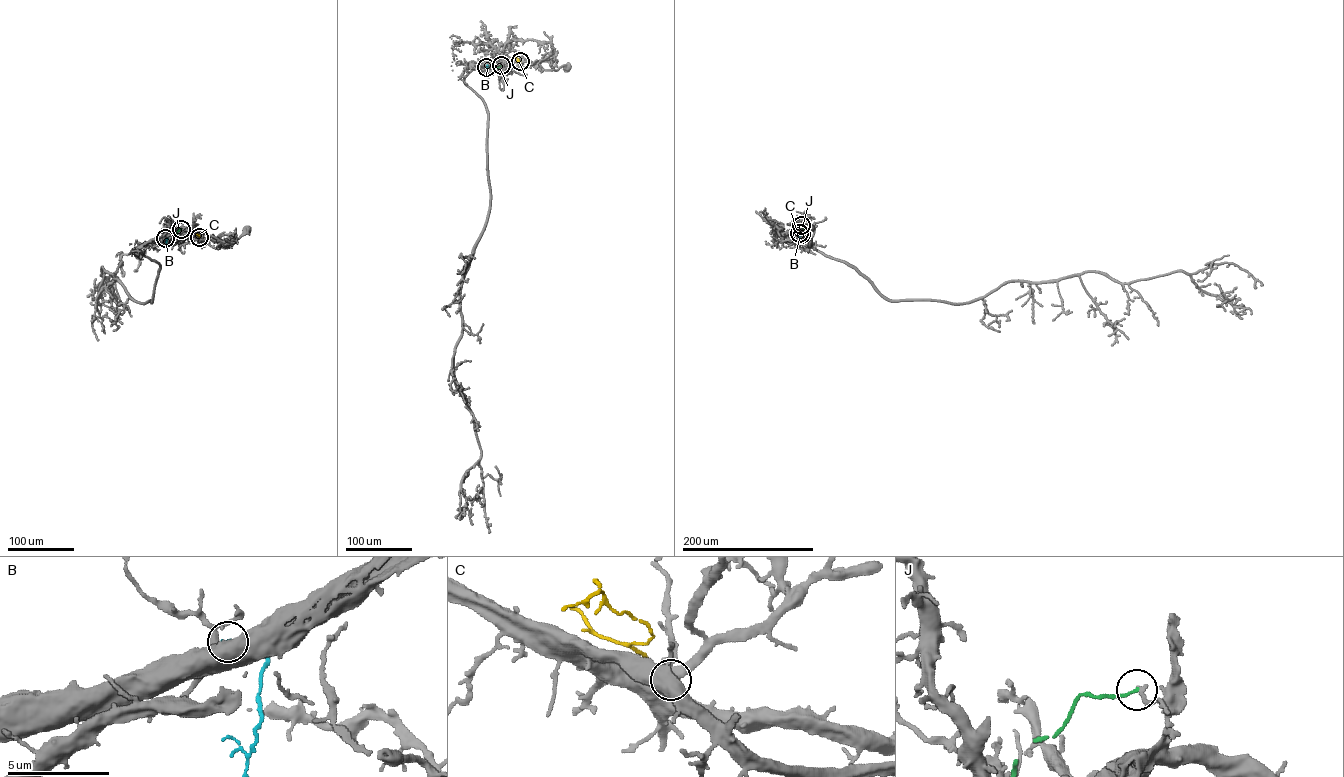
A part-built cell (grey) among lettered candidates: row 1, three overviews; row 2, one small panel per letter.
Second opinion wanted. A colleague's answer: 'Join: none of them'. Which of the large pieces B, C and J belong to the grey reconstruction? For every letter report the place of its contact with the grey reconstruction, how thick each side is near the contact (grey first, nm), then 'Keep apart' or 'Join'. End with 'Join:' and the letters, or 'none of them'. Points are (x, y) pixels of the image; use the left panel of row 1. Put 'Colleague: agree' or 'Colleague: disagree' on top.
Colleague: agree
B: Touches grey at (165, 238). Thickness 320 nm (grey) against 260 nm. Keep apart
C: Touches grey at (199, 237). Thickness 650 nm (grey) against 280 nm. Keep apart
J: Touches grey at (181, 229). Thickness 220 nm (grey) against 130 nm. Keep apart
Join: none of them

